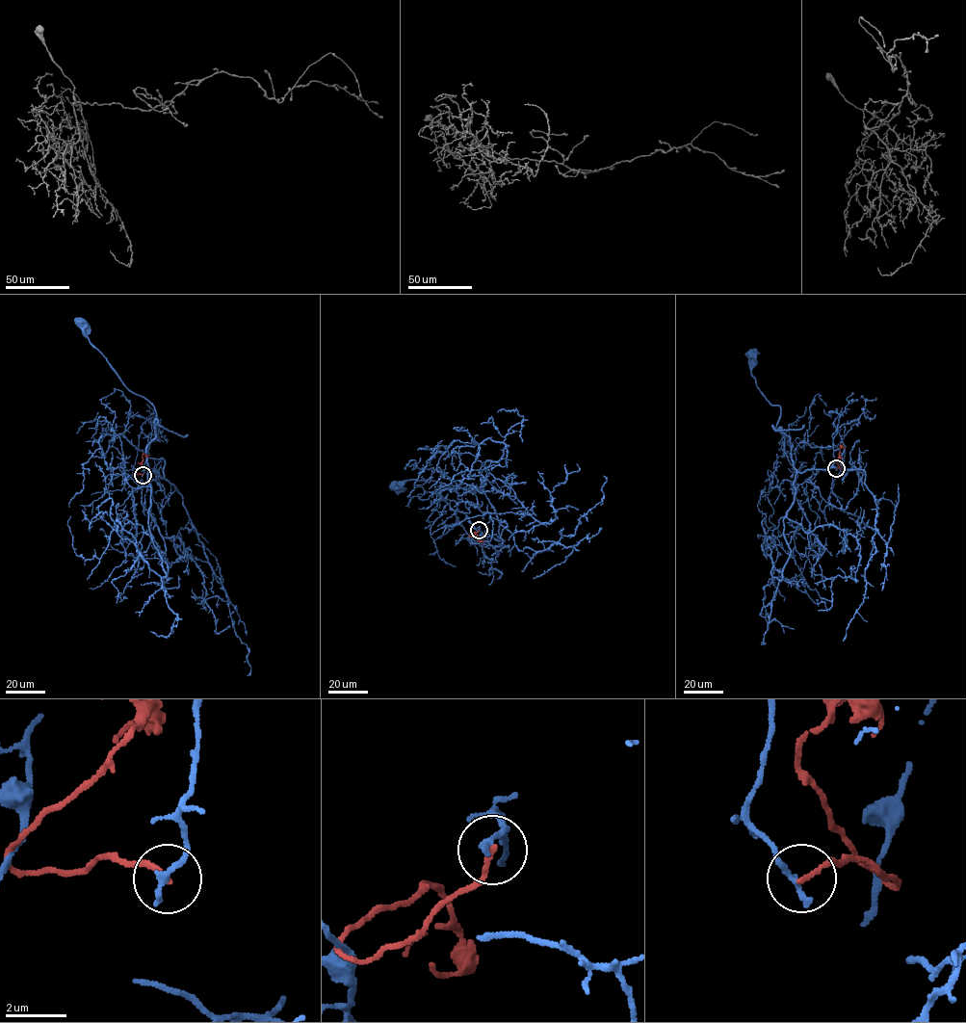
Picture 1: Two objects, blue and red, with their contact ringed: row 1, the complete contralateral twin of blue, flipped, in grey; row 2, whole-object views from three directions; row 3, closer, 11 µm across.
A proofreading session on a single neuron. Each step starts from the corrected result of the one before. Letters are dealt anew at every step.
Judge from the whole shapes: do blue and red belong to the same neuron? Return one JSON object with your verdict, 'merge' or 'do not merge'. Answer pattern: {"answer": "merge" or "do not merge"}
{"answer": "do not merge"}

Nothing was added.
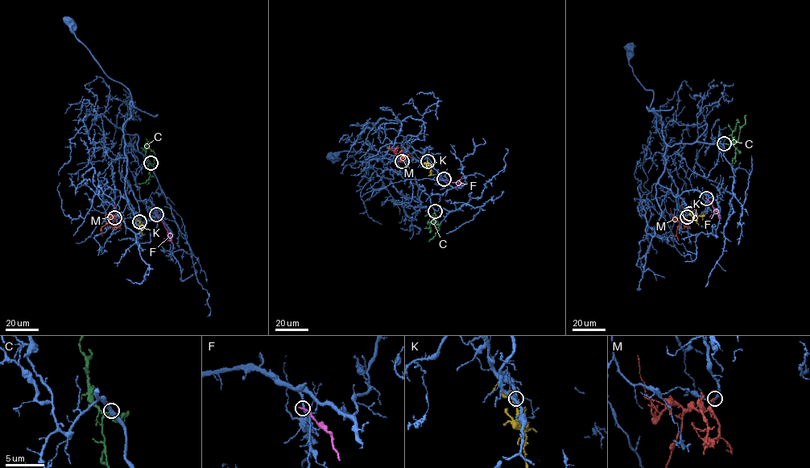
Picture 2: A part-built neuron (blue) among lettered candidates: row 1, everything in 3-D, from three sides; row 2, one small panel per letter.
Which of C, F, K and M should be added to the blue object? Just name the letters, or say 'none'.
C

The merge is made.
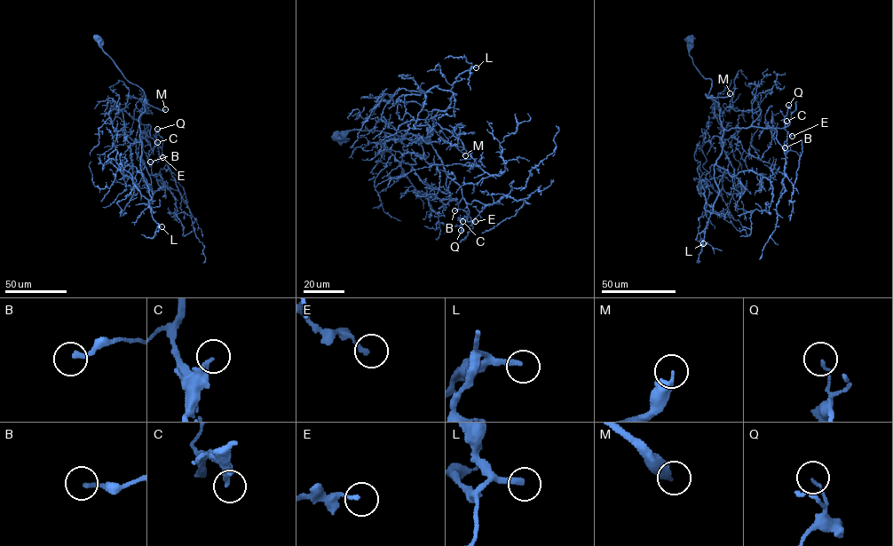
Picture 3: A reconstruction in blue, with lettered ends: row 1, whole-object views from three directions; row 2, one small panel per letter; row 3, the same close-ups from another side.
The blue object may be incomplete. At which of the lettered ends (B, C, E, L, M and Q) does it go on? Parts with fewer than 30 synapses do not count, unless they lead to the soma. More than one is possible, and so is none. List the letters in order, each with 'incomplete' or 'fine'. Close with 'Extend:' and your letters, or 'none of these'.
B: fine
C: fine
E: fine
L: incomplete
M: incomplete
Q: fine
Extend: L, M

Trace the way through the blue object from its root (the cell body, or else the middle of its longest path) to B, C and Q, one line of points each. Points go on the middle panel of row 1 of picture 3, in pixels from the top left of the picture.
B: (337, 137), (371, 129), (420, 141), (428, 130), (430, 142), (422, 140), (461, 188), (468, 217), (454, 210)
C: (337, 137), (371, 129), (420, 141), (428, 130), (430, 142), (422, 140), (461, 188), (470, 212), (462, 221)
Q: (337, 137), (371, 129), (420, 141), (428, 130), (430, 142), (422, 140), (470, 212), (461, 230)

